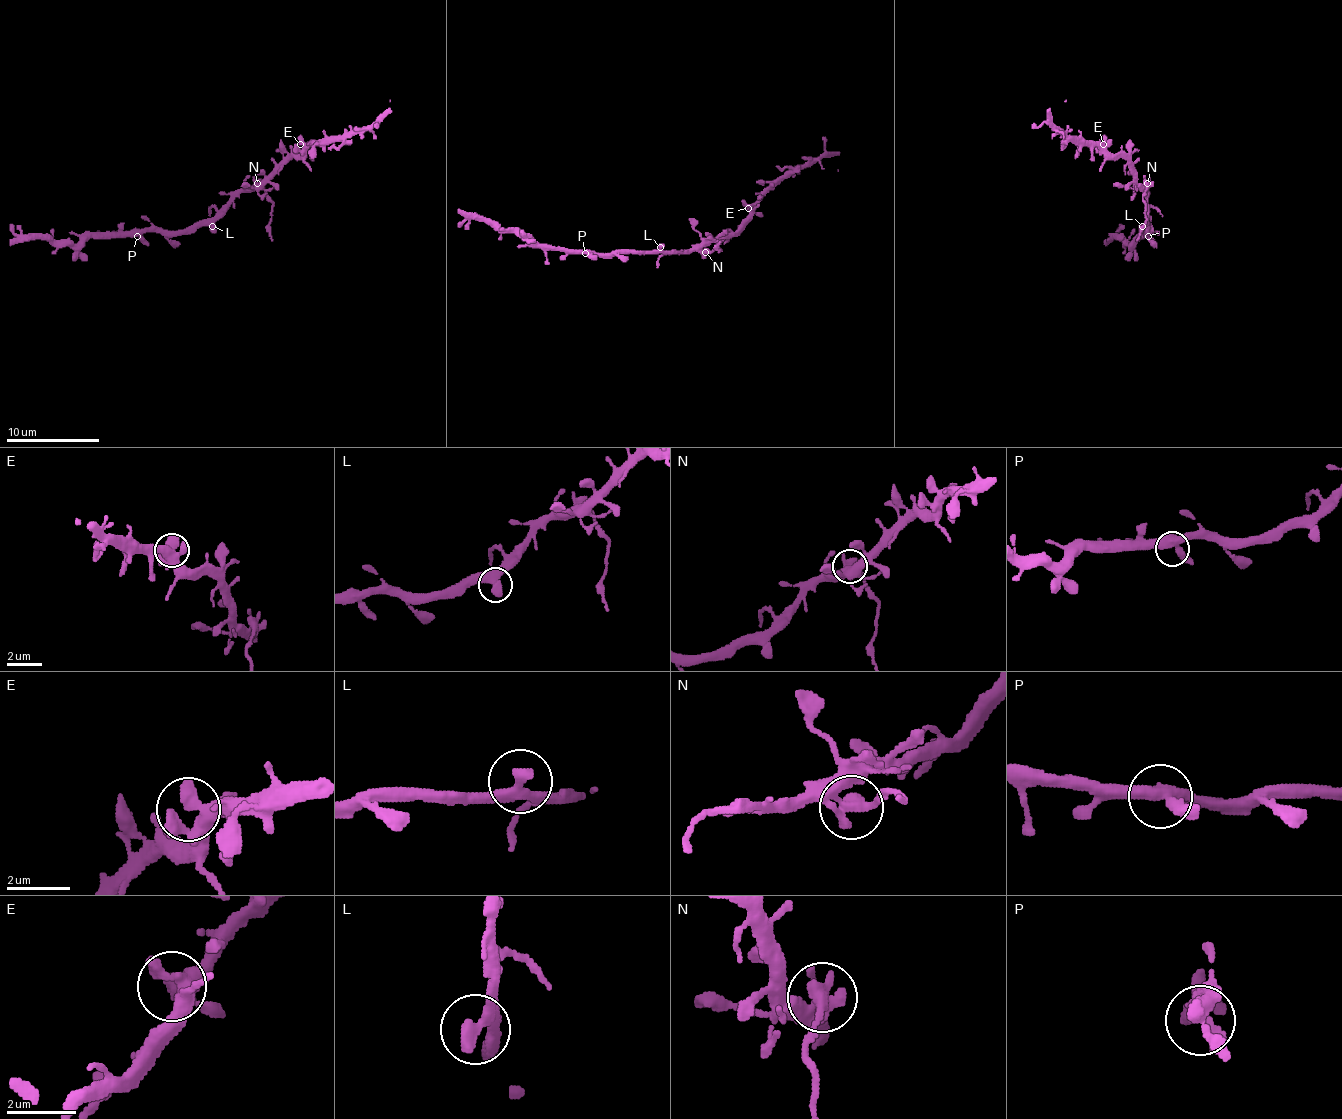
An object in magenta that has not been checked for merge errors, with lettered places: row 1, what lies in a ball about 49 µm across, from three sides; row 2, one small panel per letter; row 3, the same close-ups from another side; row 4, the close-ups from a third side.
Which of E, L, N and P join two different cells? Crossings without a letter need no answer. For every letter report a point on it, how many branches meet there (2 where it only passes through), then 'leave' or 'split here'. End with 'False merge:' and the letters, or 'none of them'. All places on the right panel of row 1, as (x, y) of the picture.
E: (1103, 144) | 2 | leave
L: (1142, 226) | 2 | leave
N: (1147, 183) | 2 | split here
P: (1148, 236) | 3 | leave
False merge: N

